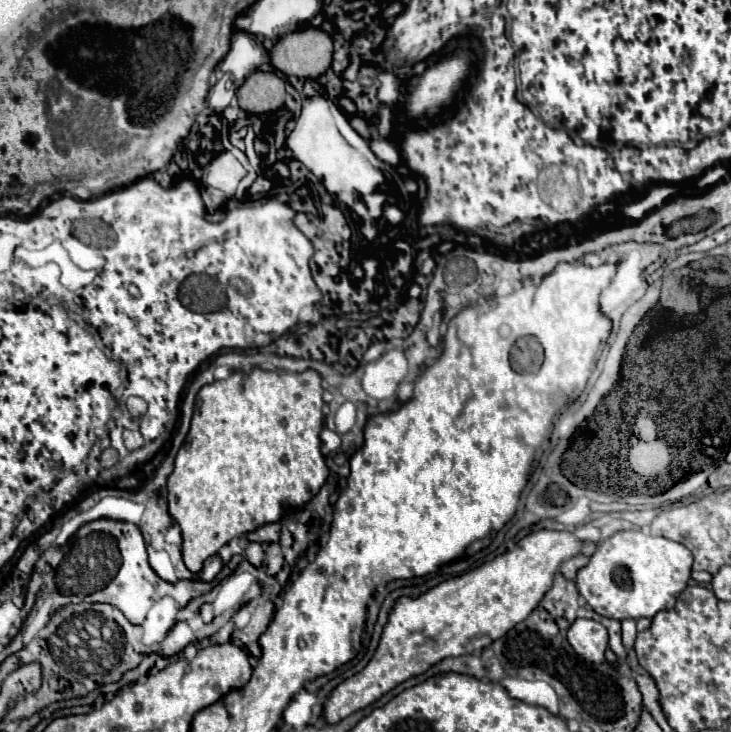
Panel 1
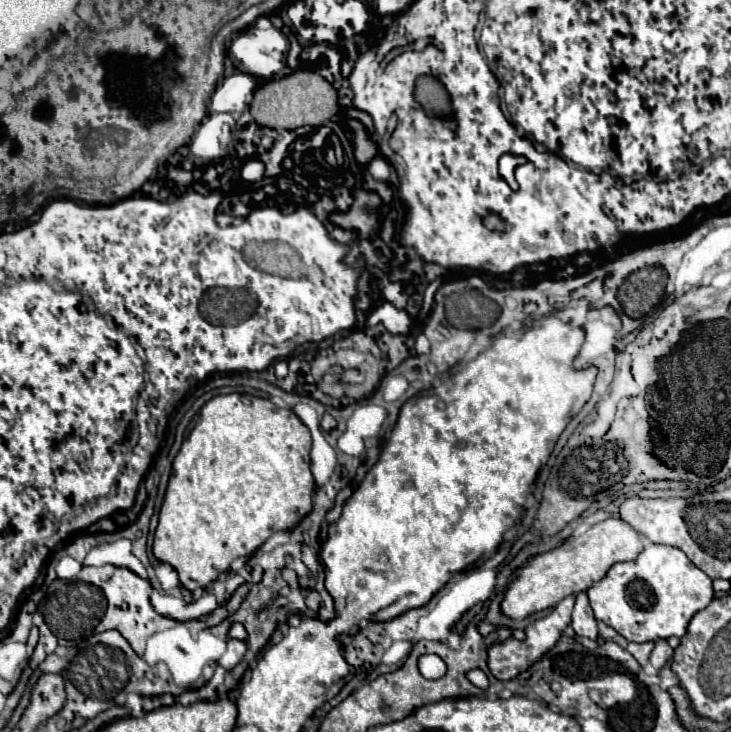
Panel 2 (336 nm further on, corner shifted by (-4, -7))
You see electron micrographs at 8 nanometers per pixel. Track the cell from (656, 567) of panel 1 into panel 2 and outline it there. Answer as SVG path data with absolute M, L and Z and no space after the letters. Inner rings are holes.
M648 543L648 545L644 545L642 553L634 561L612 565L608 569L606 577L602 577L602 581L596 581L586 591L586 595L590 599L590 607L598 621L614 627L628 641L644 643L644 641L668 639L672 635L682 637L686 633L686 627L688 627L688 621L692 619L692 615L698 613L700 609L704 609L712 601L714 589L712 589L712 579L702 569L698 569L686 557L684 551L680 551L678 547L670 547L670 545Z

